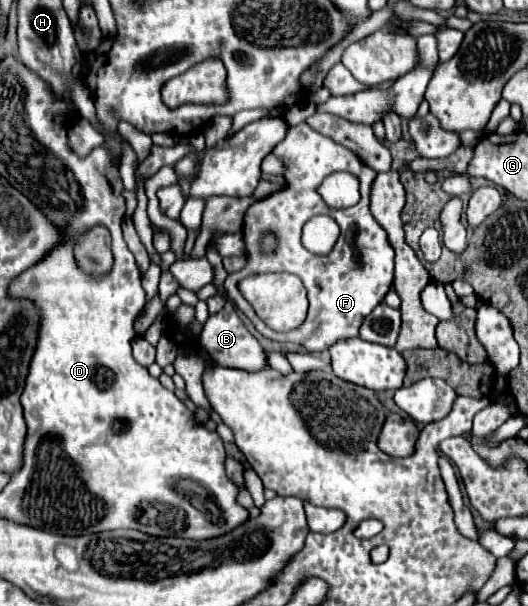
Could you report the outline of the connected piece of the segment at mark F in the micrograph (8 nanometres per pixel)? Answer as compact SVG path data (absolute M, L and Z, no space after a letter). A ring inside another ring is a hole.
M305 122L291 126L287 138L275 146L273 154L285 166L287 186L279 192L265 196L259 202L253 202L247 208L245 218L243 218L247 264L243 270L231 272L227 276L225 290L227 290L227 294L233 294L233 302L237 304L237 308L253 322L253 326L265 338L271 338L277 342L295 342L295 344L303 346L307 352L323 352L339 340L355 338L359 334L359 326L365 320L365 316L377 304L381 304L385 294L391 290L393 248L387 240L385 230L377 224L377 220L369 212L369 188L371 188L377 172L373 168L369 168L353 150L315 132ZM339 170L345 170L349 174L357 176L359 184L361 184L361 200L355 206L351 206L351 210L329 208L317 192L323 178L327 178L329 174L339 172ZM317 214L329 214L331 218L337 220L337 224L341 228L341 236L339 236L335 248L325 256L311 254L301 244L303 224ZM265 230L273 230L279 236L279 248L271 256L263 256L259 252L259 238ZM263 272L291 272L291 274L299 276L303 286L307 288L309 314L307 314L307 320L297 330L273 332L271 328L267 328L237 288L237 282L241 278L251 276L251 274L263 274Z

